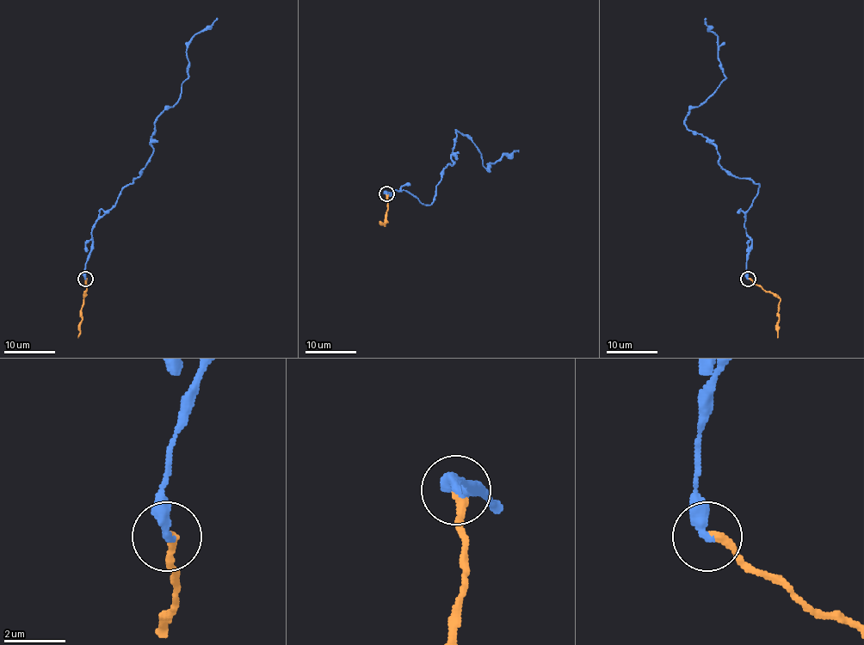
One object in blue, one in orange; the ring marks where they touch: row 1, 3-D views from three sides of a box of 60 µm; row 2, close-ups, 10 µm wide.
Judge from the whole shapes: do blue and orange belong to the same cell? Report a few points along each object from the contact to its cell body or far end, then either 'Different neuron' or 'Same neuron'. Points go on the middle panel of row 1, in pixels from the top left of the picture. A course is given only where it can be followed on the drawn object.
Course of blue: (385, 193), (408, 190), (429, 205), (453, 162), (456, 130), (489, 171), (487, 163), (518, 152). Course of orange: (385, 193), (385, 225), (379, 223). Same neuron

